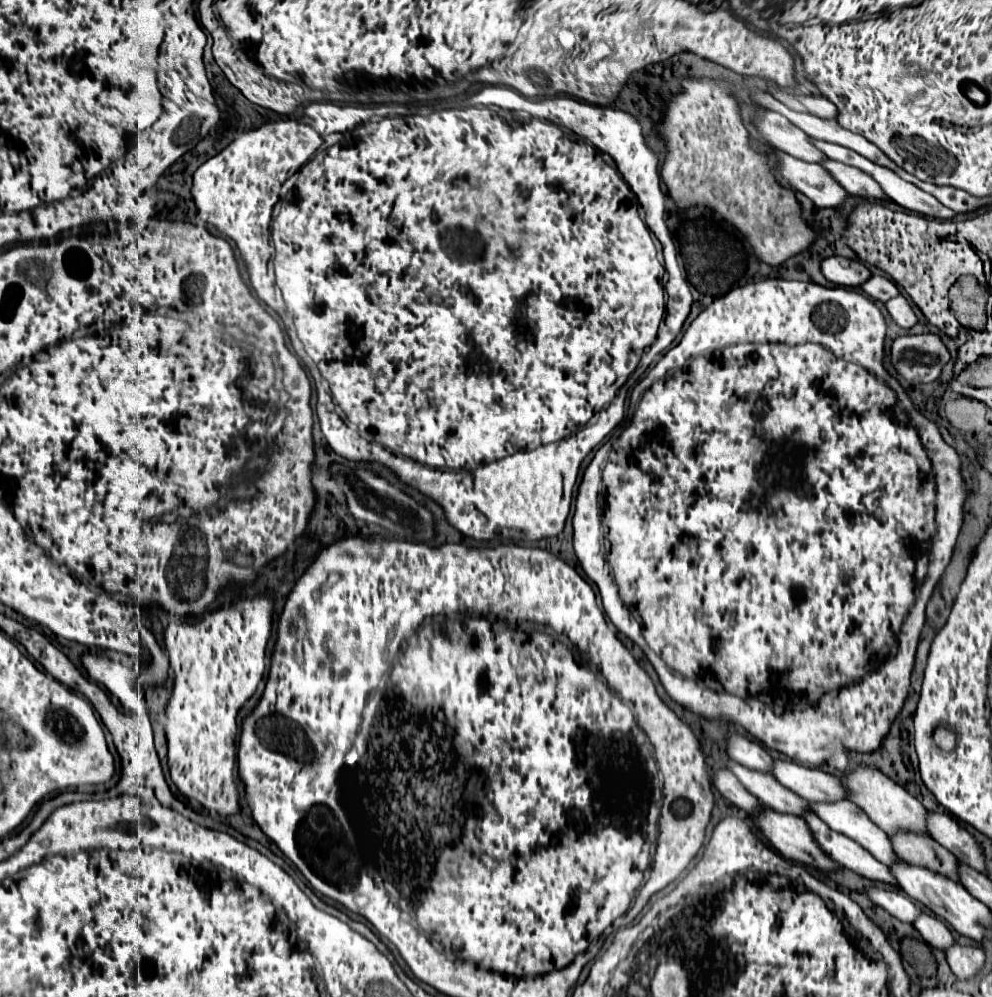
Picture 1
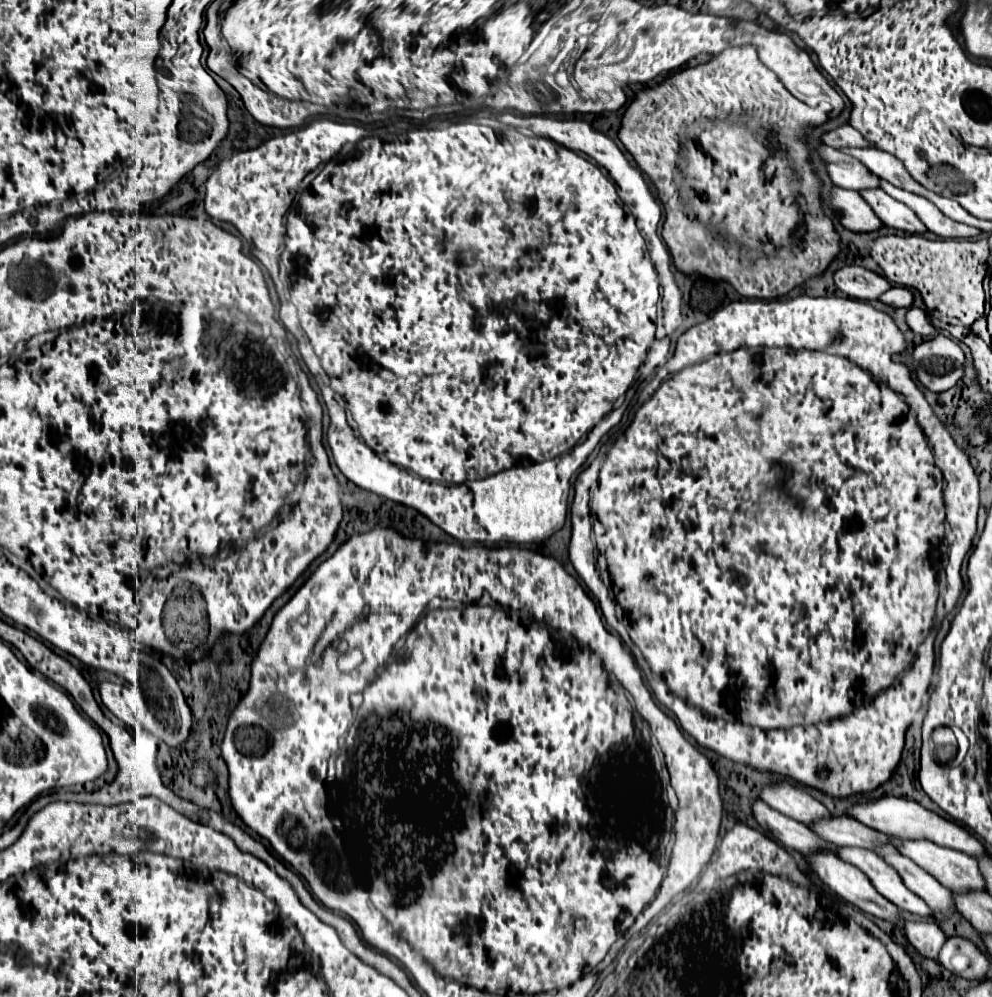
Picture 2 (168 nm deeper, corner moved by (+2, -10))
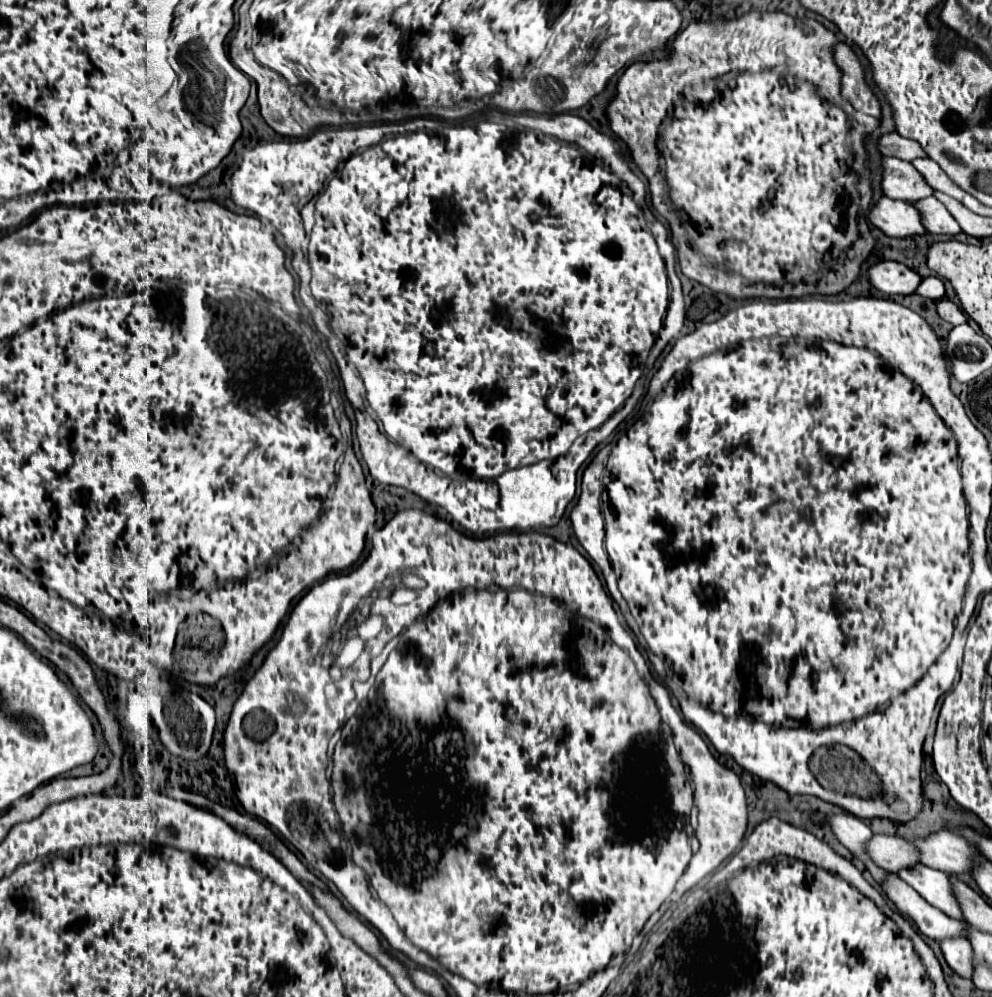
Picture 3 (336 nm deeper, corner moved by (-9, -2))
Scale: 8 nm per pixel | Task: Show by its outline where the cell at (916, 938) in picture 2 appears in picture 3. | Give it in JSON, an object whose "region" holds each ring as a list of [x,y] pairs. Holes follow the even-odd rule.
{"region":[[[950,939],[950,941],[940,941],[940,949],[942,949],[950,969],[954,973],[958,973],[960,977],[972,981],[972,975],[974,975],[972,945],[966,939]]]}

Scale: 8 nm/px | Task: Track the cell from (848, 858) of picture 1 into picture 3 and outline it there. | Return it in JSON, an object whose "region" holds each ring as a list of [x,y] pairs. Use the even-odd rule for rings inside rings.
{"region":[[[914,865],[914,869],[902,869],[898,877],[904,879],[910,887],[914,887],[930,905],[944,911],[948,917],[962,919],[960,903],[944,871],[930,869],[926,865]]]}

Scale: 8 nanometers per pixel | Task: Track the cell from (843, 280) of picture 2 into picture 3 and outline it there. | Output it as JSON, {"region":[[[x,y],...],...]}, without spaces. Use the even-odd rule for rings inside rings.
{"region":[[[882,261],[870,267],[870,281],[886,295],[912,295],[922,283],[922,277],[898,261]]]}

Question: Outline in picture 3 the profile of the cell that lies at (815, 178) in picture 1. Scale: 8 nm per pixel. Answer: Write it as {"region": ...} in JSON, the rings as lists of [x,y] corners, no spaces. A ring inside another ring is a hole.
{"region":[[[882,197],[876,203],[876,207],[870,211],[870,221],[888,237],[904,239],[928,233],[922,223],[922,215],[916,207],[904,201],[894,201],[890,197]]]}

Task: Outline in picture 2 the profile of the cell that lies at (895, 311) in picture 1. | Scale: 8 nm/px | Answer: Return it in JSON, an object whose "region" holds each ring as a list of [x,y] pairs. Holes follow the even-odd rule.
{"region":[[[911,307],[907,313],[905,313],[905,321],[909,325],[909,329],[917,335],[931,335],[935,333],[935,327],[929,323],[929,317],[925,315],[923,309],[917,309],[917,307]]]}

